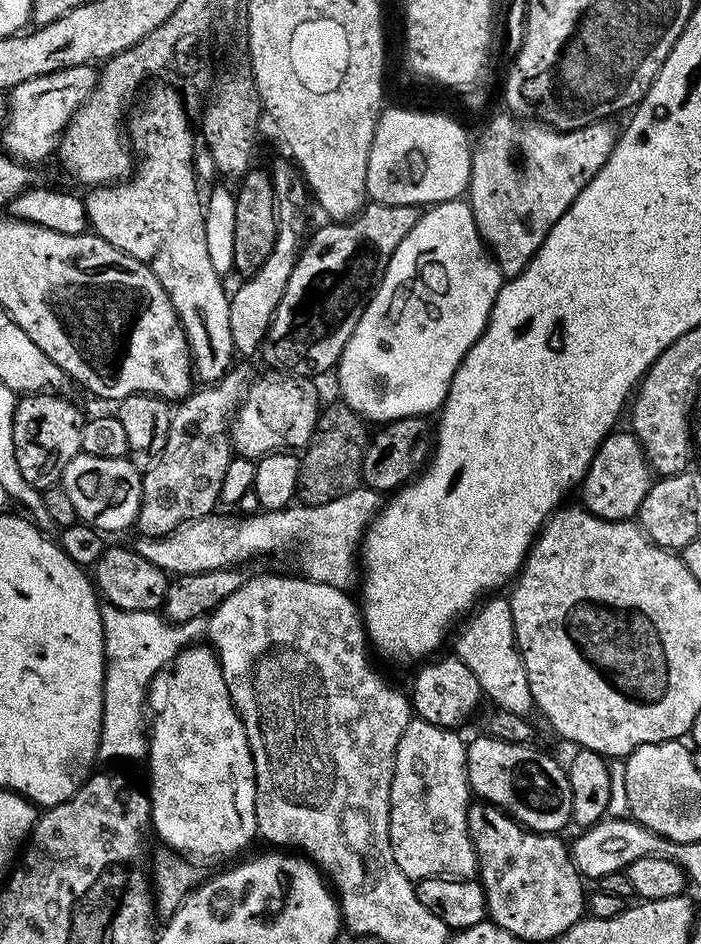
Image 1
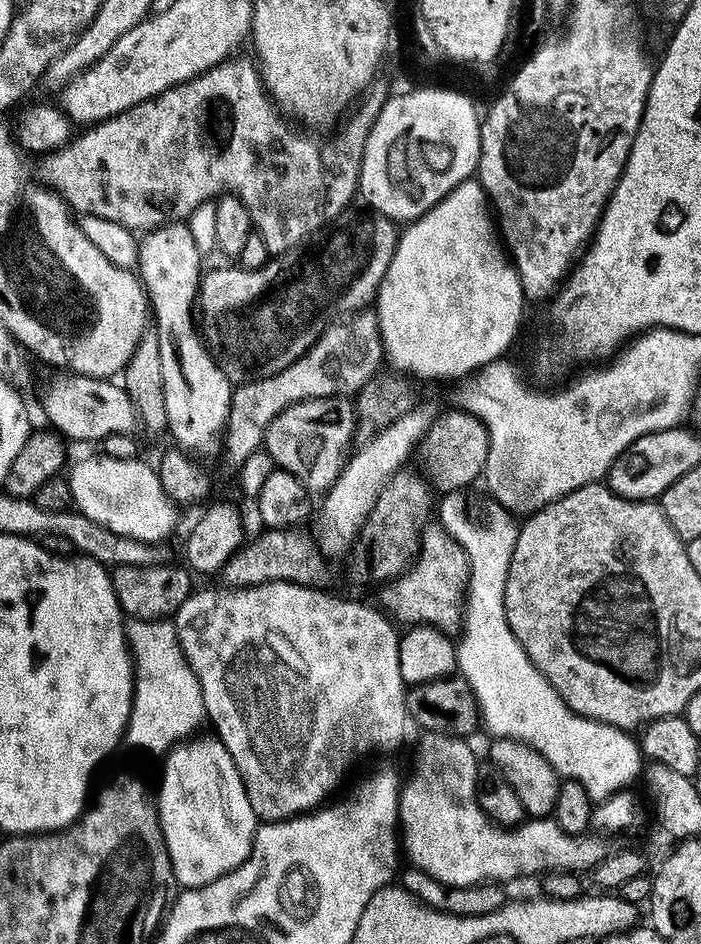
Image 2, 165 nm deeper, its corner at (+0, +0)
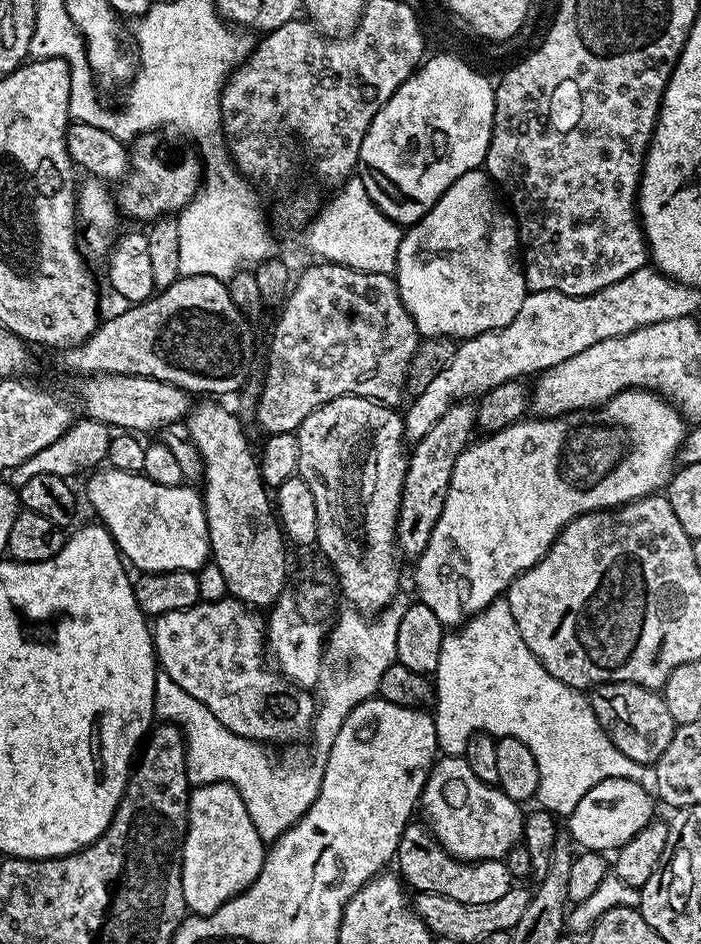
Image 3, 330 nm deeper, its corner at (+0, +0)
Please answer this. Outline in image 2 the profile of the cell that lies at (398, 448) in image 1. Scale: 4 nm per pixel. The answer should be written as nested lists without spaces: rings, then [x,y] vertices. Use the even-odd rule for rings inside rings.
[[[459,408],[437,415],[431,430],[421,440],[418,446],[418,456],[422,462],[421,469],[432,483],[435,491],[442,494],[452,494],[475,482],[481,477],[486,456],[488,456],[489,432],[483,422],[474,415]]]

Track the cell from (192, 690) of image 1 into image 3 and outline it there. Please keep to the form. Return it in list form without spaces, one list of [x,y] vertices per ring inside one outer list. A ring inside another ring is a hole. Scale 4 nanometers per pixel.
[[[217,782],[215,784],[202,784],[191,789],[188,798],[188,831],[186,833],[186,839],[182,845],[182,875],[180,878],[180,885],[184,891],[184,903],[193,913],[195,913],[195,915],[209,916],[210,914],[214,914],[224,903],[226,903],[226,901],[232,899],[234,896],[239,896],[242,892],[245,892],[245,890],[256,881],[258,874],[262,870],[265,851],[265,841],[260,839],[260,831],[254,826],[254,822],[250,818],[248,807],[244,804],[244,798],[233,784]]]

